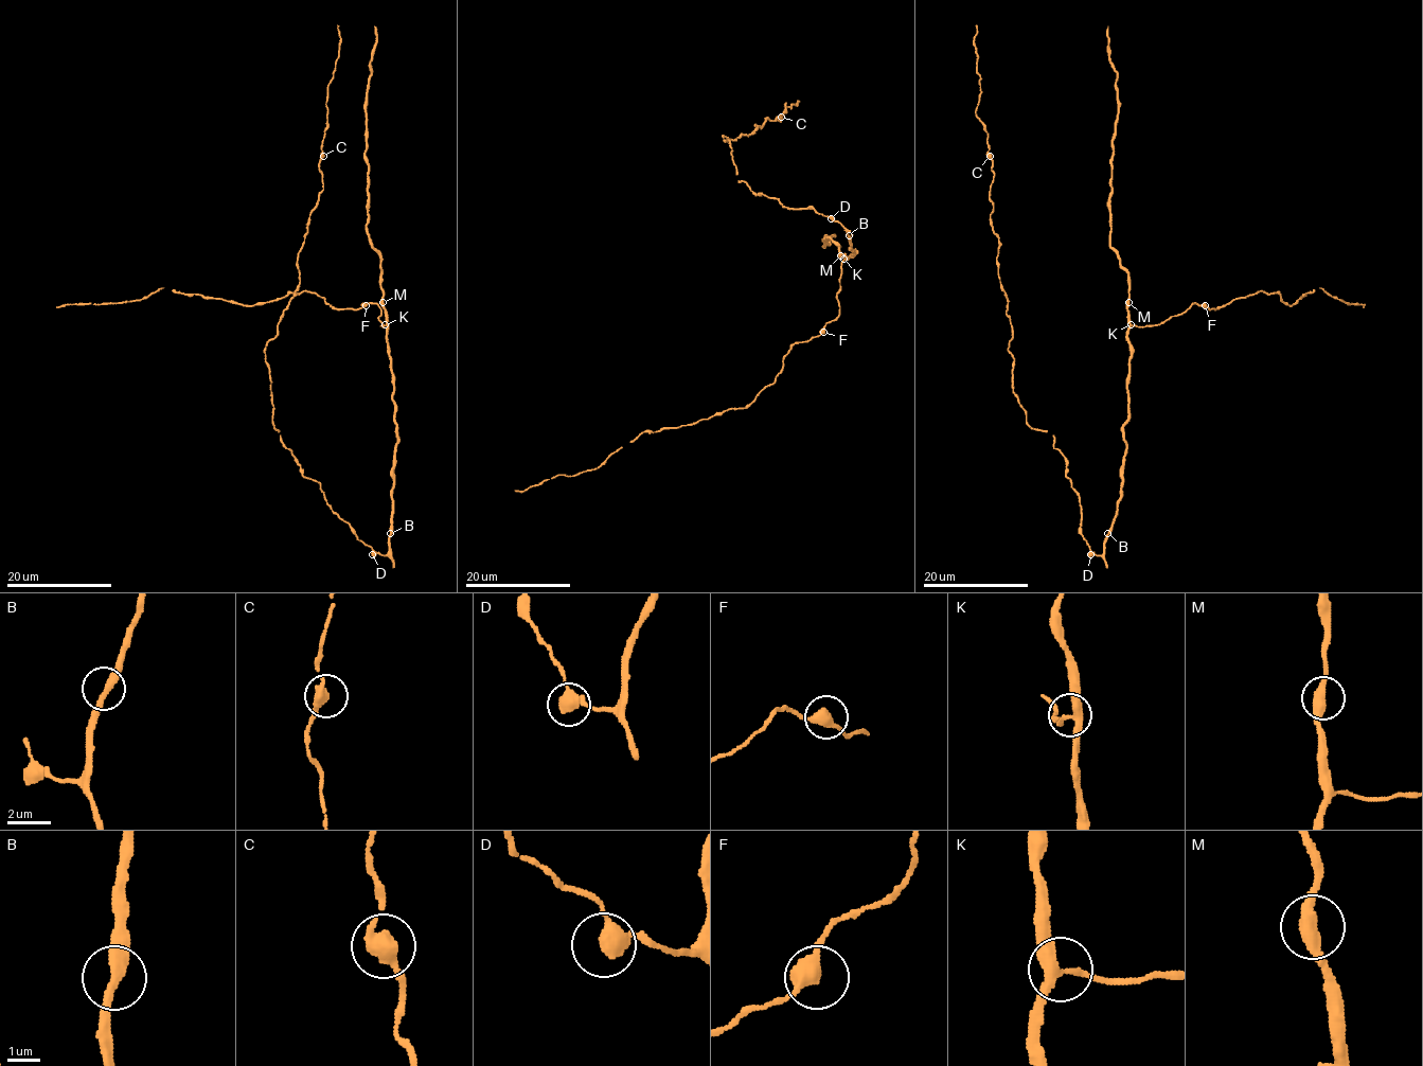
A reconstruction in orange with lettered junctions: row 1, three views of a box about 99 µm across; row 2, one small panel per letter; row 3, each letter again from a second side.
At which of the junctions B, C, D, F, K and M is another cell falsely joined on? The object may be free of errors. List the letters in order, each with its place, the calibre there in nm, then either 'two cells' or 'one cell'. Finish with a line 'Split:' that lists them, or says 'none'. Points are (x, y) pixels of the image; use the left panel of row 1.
B: at (390, 533); 320 nm thick; one cell
C: at (323, 156); 420 nm thick; one cell
D: at (372, 554); 440 nm thick; one cell
F: at (366, 305); 440 nm thick; one cell
K: at (385, 324); 300 nm thick; one cell
M: at (383, 302); 400 nm thick; one cell
Split: none

